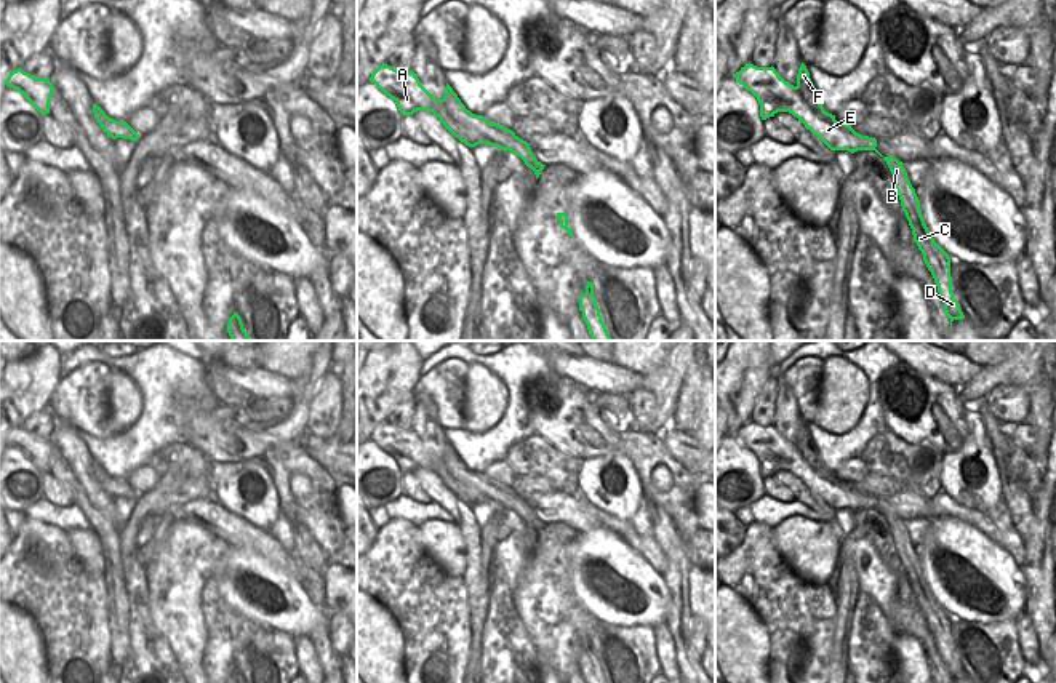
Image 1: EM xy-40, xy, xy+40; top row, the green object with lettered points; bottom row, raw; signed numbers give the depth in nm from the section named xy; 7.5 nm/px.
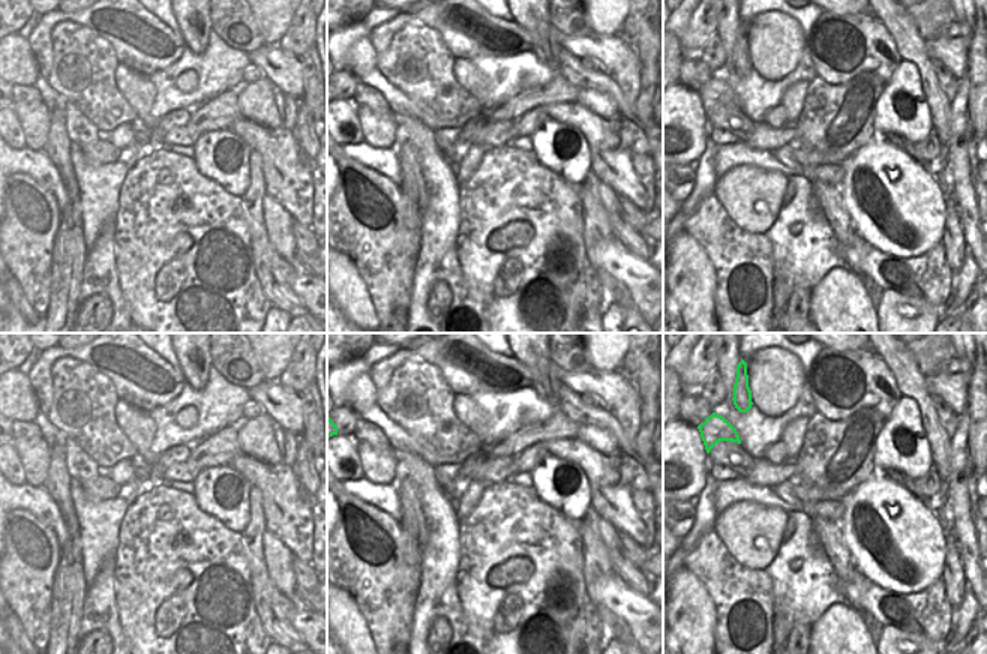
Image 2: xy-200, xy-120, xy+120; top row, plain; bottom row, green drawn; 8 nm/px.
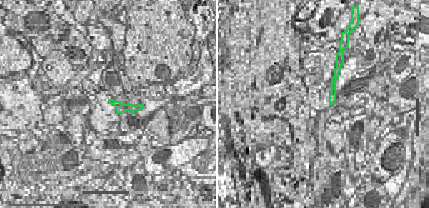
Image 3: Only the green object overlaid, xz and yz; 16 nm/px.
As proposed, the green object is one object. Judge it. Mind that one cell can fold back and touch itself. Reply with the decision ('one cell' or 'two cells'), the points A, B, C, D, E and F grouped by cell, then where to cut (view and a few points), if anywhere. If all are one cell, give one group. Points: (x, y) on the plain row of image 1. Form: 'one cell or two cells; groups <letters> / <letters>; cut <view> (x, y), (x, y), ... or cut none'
two cells; groups A E / B C D F; cut xy+40 (796, 445), (820, 474), (831, 475), (847, 491), (868, 496)

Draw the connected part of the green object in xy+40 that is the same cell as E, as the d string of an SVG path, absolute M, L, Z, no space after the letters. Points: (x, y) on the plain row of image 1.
M746 422L734 433L736 440L750 449L760 462L760 475L766 478L778 470L789 470L816 493L830 509L874 509L875 496L856 496L838 486L837 478L822 477L805 459L798 446L779 435L776 427Z

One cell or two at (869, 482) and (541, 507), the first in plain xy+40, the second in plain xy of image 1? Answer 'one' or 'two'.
two

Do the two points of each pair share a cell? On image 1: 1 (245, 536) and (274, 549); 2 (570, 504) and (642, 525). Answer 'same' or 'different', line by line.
1: same
2: different

